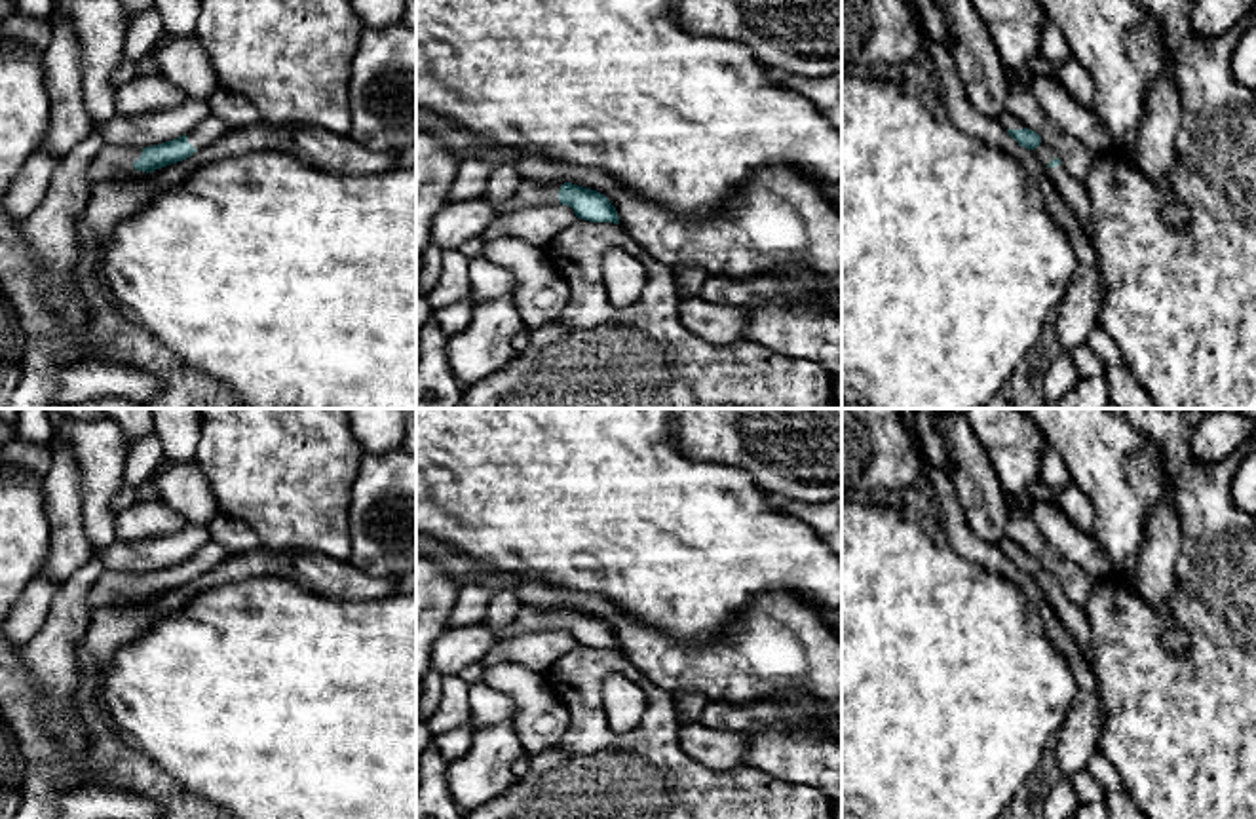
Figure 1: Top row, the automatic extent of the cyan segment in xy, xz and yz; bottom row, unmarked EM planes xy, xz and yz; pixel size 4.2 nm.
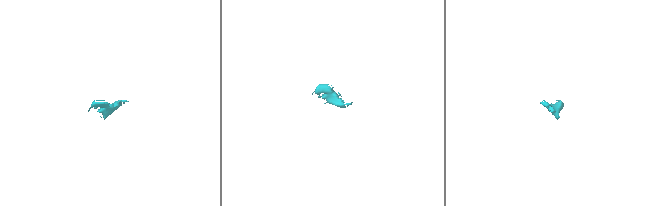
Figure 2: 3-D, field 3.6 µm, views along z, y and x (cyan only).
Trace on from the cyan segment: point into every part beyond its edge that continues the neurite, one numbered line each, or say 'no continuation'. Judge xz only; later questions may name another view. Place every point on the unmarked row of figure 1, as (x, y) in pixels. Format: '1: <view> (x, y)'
1: xz (531, 618)

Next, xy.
1: xy (208, 555)
2: xy (113, 588)

